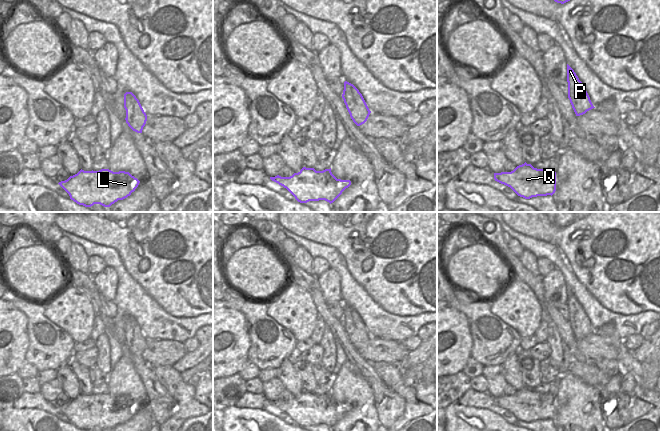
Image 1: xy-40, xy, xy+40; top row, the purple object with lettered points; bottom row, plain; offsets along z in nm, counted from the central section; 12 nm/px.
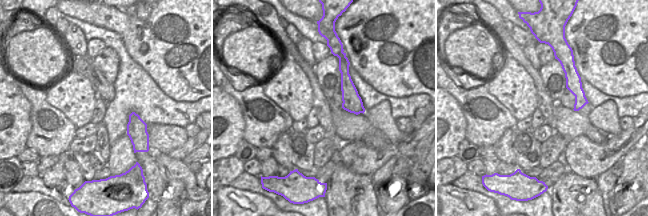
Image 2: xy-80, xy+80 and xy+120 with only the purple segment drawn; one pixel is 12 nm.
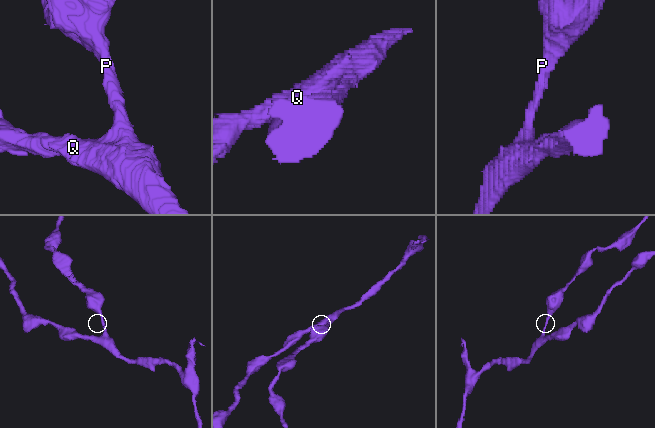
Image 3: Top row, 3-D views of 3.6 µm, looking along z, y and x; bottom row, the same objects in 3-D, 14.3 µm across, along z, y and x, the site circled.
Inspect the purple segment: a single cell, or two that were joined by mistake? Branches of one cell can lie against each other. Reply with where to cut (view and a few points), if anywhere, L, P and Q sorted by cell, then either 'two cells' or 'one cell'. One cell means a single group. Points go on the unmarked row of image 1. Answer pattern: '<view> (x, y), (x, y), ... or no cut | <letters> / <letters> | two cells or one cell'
no cut | L P Q | one cell

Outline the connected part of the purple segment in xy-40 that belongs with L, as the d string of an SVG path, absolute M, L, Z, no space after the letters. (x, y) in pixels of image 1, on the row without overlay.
M81 393L77 398L58 408L69 418L70 423L79 429L91 431L100 428L110 431L118 424L130 420L139 407L137 402L125 395Z

